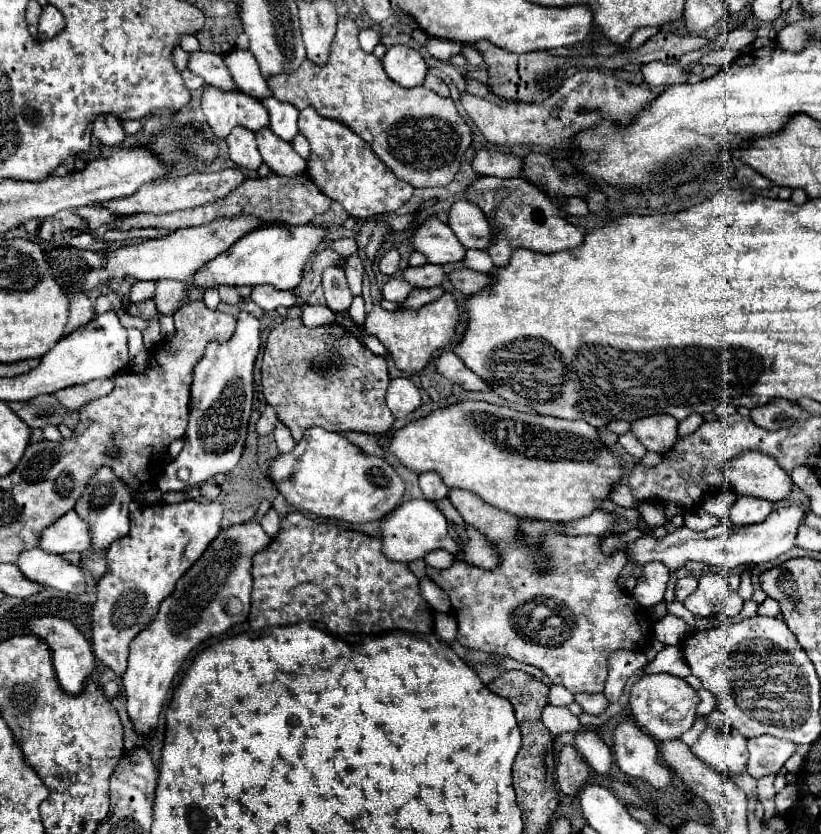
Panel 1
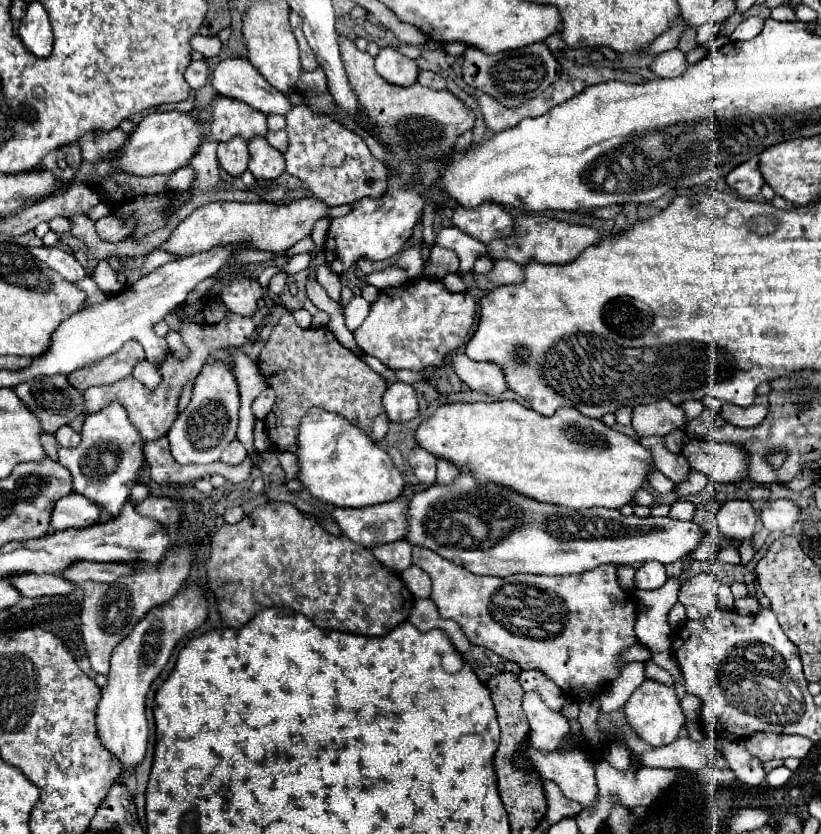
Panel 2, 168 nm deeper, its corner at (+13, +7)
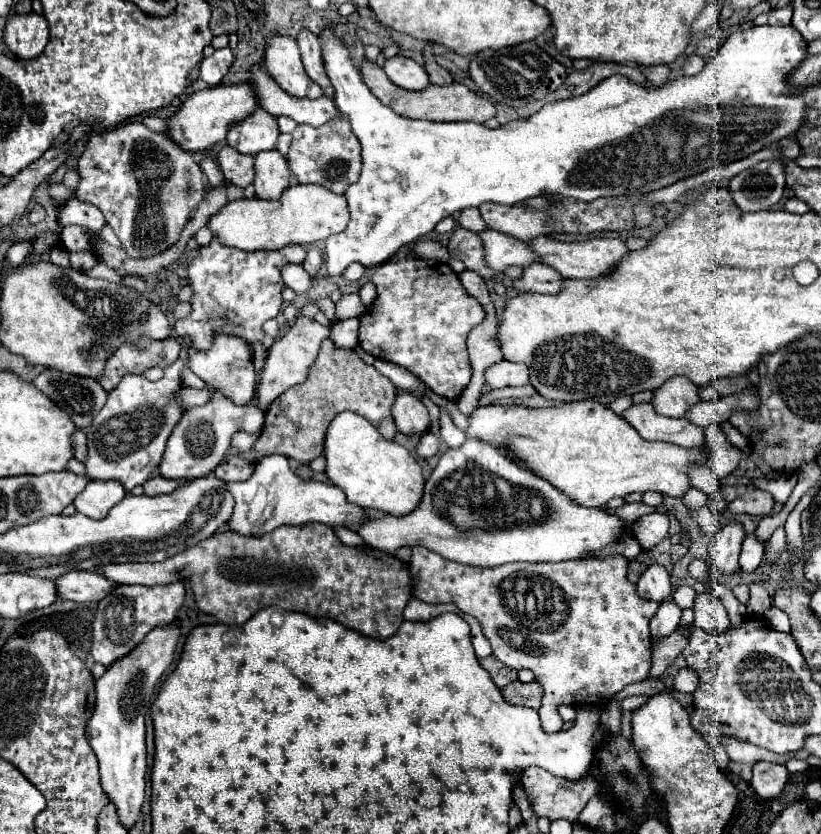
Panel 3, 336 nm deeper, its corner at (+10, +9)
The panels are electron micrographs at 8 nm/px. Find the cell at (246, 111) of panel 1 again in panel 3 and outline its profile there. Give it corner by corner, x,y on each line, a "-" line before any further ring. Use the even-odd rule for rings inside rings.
255,108
251,116
229,126
227,144
243,154
257,154
261,150
273,150
277,144
279,128
275,116

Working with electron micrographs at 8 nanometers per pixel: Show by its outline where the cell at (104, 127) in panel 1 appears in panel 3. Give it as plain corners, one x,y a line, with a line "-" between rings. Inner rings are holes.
139,122
91,134
77,172
81,176
77,198
103,212
131,258
149,258
167,250
205,194
205,176
197,160
179,150
163,132
151,132

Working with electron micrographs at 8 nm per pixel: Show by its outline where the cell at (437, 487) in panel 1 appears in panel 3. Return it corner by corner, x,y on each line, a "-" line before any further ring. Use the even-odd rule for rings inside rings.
425,434
425,436
421,436
421,440
417,442
415,452
417,452
419,458
431,460
431,458
437,456
437,452
439,452
439,440
437,440
433,434

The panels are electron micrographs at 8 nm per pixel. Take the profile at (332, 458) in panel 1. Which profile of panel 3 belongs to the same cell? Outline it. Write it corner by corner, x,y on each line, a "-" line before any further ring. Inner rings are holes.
355,412
337,414
325,434
325,474
333,486
345,490
347,500
367,510
381,510
393,516
409,514
423,496
423,474
413,454
397,444
385,440
375,426

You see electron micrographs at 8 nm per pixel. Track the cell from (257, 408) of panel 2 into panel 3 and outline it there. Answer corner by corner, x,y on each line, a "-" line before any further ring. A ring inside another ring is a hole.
299,314
297,320
293,322
293,326
287,330
285,336
277,338
275,344
271,346
269,350
269,356
267,356
267,362
263,366
263,372
261,372
261,380
259,380
259,388
257,388
257,406
265,412
271,402
275,398
279,398
285,390
289,390
291,386
295,384
301,384
307,376
307,370
309,366
315,362
317,358
317,352
319,352
319,346
321,342
329,338
329,328

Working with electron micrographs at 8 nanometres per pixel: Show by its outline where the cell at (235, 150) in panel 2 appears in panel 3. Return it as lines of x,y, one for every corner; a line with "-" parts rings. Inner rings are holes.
223,144
217,152
217,160
219,166
225,174
225,178
229,182
233,182
235,186
247,188
249,184
253,184
253,156
251,154
239,154
235,148

